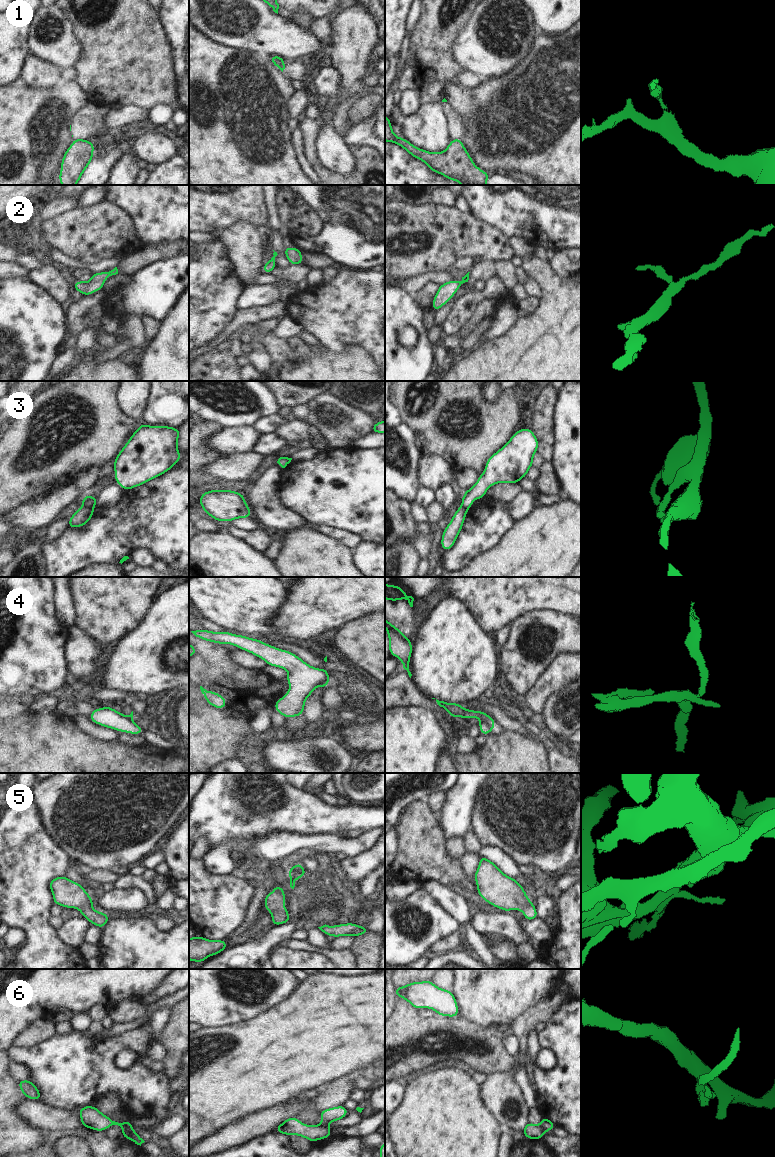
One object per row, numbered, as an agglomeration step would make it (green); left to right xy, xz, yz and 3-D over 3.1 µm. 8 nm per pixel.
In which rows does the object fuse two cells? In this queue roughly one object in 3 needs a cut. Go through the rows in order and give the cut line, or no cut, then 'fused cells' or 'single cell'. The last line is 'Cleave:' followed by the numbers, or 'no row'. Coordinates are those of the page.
1: xy (82, 139), (74, 141) | fused cells
2: no cut | single cell
3: xy (83, 504), (92, 507) | fused cells
4: yz (481, 719), (485, 720), (491, 729) | fused cells
5: no cut | single cell
6: xy (131, 1125), (123, 1128) | fused cells
Cleave: 1, 3, 4, 6

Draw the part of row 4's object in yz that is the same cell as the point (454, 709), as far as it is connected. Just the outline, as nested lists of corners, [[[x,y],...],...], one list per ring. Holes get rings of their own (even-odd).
[[[437,699],[436,702],[440,707],[446,709],[449,712],[451,718],[456,718],[460,716],[461,718],[470,719],[472,717],[476,717],[478,719],[488,722],[491,730],[495,728],[494,718],[488,716],[484,711],[464,709],[462,707],[462,704],[447,703],[444,701],[439,701]]]

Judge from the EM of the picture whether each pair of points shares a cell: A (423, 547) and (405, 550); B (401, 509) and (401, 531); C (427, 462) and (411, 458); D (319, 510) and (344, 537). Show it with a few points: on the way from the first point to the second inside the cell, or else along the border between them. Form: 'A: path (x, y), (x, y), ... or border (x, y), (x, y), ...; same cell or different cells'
A: border (412, 545), (420, 558); different cells
B: path (401, 514), (401, 526); same cell
C: border (422, 456), (419, 462), (420, 484); different cells
D: border (312, 524), (341, 527), (357, 535); different cells

